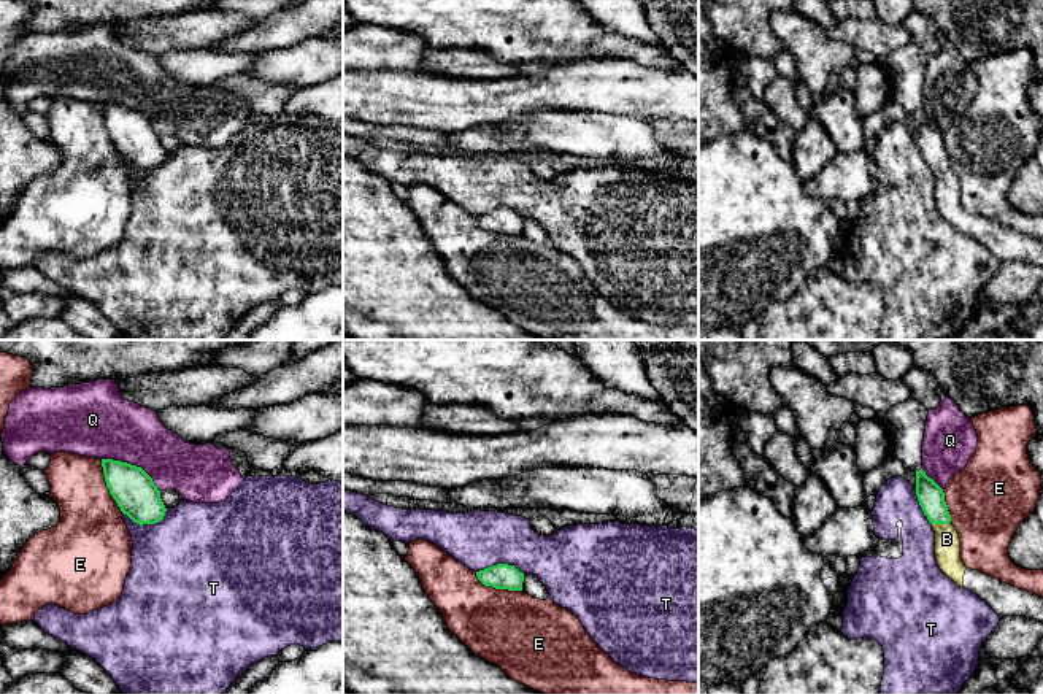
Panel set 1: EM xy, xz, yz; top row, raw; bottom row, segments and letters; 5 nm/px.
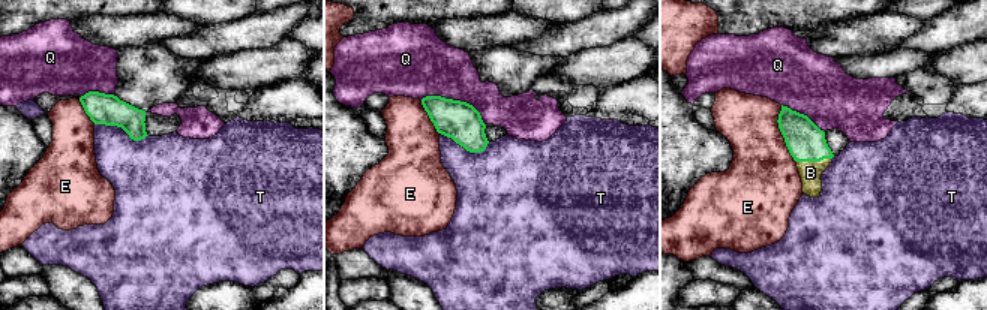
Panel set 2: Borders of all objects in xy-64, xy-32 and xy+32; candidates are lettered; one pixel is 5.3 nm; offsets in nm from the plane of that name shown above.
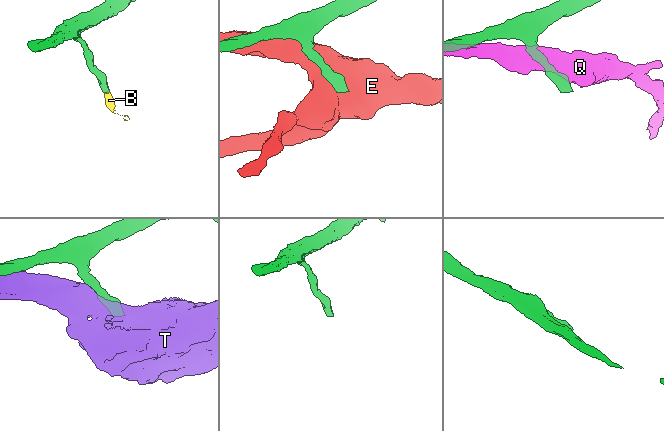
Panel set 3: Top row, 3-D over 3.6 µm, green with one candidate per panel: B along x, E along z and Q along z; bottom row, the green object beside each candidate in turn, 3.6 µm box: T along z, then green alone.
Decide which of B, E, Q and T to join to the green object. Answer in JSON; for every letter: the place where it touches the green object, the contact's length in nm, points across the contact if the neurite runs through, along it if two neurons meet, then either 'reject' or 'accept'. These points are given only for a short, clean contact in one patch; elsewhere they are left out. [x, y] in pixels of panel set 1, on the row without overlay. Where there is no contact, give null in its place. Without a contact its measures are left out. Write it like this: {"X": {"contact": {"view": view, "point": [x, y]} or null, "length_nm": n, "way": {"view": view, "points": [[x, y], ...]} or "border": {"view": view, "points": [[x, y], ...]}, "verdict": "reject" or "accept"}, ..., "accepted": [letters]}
{"B": {"contact": {"view": "yz", "point": [940, 167]}, "length_nm": 100, "way": {"view": "yz", "points": [[931, 140], [940, 167], [946, 183]]}, "verdict": "accept"}, "E": {"contact": {"view": "xy", "point": [107, 131]}, "length_nm": 300, "verdict": "reject"}, "Q": {"contact": {"view": "xy", "point": [134, 110]}, "length_nm": 340, "verdict": "reject"}, "T": {"contact": {"view": "xz", "point": [500, 208]}, "length_nm": 240, "verdict": "reject"}, "accepted": ["B"]}

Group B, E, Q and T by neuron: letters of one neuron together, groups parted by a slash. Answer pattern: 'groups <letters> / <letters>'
groups B / E / Q / T

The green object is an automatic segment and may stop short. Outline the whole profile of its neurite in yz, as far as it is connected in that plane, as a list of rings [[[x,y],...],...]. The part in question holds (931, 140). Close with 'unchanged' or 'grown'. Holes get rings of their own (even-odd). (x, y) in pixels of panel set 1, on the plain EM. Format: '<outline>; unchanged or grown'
[[[922,113],[916,114],[916,140],[935,176],[935,203],[940,214],[957,230],[983,243],[1000,262],[1026,260],[1043,267],[1043,241],[964,210],[960,183],[951,168],[945,137]]]; grown

